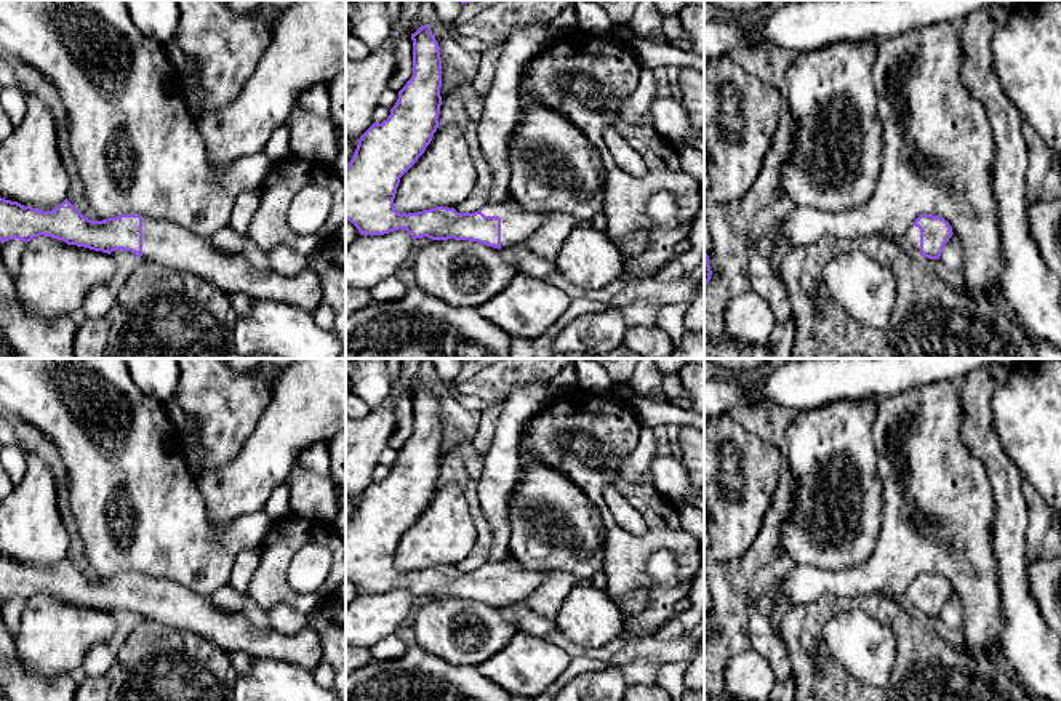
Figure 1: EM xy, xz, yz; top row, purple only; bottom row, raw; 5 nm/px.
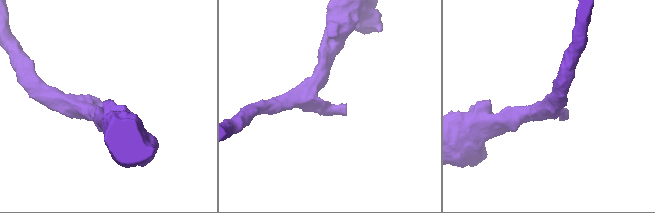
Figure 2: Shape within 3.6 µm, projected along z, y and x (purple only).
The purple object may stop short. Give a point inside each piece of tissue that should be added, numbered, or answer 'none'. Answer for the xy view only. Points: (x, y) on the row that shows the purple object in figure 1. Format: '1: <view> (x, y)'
1: xy (165, 242)

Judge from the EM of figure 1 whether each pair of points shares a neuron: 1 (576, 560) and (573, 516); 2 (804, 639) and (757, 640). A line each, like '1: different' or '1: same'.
1: same
2: different

